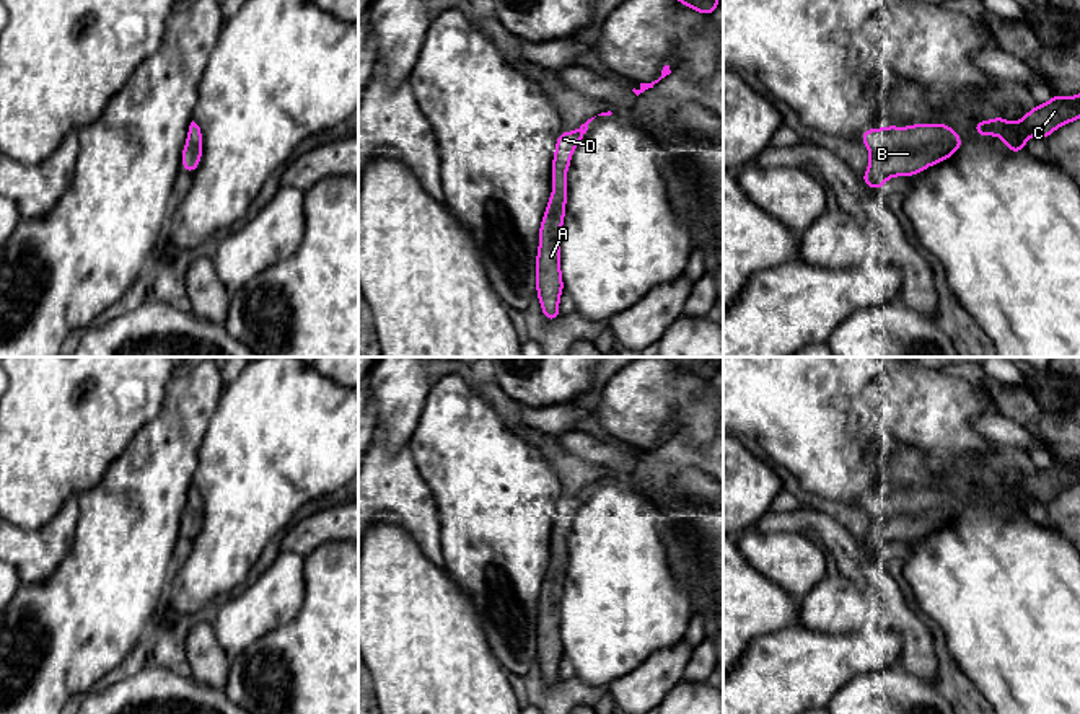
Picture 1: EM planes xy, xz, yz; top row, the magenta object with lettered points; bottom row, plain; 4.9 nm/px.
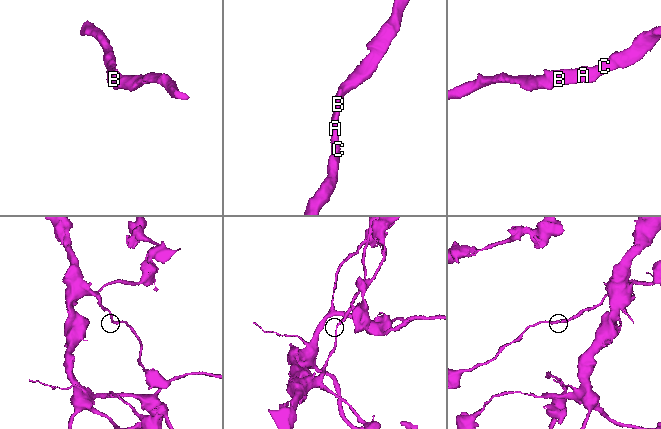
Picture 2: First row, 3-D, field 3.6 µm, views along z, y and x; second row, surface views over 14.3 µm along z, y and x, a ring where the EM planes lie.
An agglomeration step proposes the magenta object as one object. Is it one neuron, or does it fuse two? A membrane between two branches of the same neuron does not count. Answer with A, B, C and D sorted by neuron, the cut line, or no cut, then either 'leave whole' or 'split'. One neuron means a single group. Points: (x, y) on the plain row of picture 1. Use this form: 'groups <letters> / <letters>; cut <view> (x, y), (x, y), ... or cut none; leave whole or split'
groups A B C D; cut none; leave whole

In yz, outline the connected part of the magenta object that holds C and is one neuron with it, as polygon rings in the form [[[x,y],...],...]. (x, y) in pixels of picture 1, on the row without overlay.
[[[1052,460],[1046,469],[1038,469],[1026,476],[1025,483],[1016,487],[1008,487],[999,479],[994,486],[979,486],[972,496],[981,502],[999,500],[1010,518],[1026,513],[1026,504],[1038,500],[1047,504],[1057,492],[1080,484],[1080,460],[1062,461]]]

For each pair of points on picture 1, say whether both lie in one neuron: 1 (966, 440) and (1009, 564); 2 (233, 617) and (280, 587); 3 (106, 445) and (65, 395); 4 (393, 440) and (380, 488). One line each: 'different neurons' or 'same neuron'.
1: different neurons
2: same neuron
3: same neuron
4: different neurons

